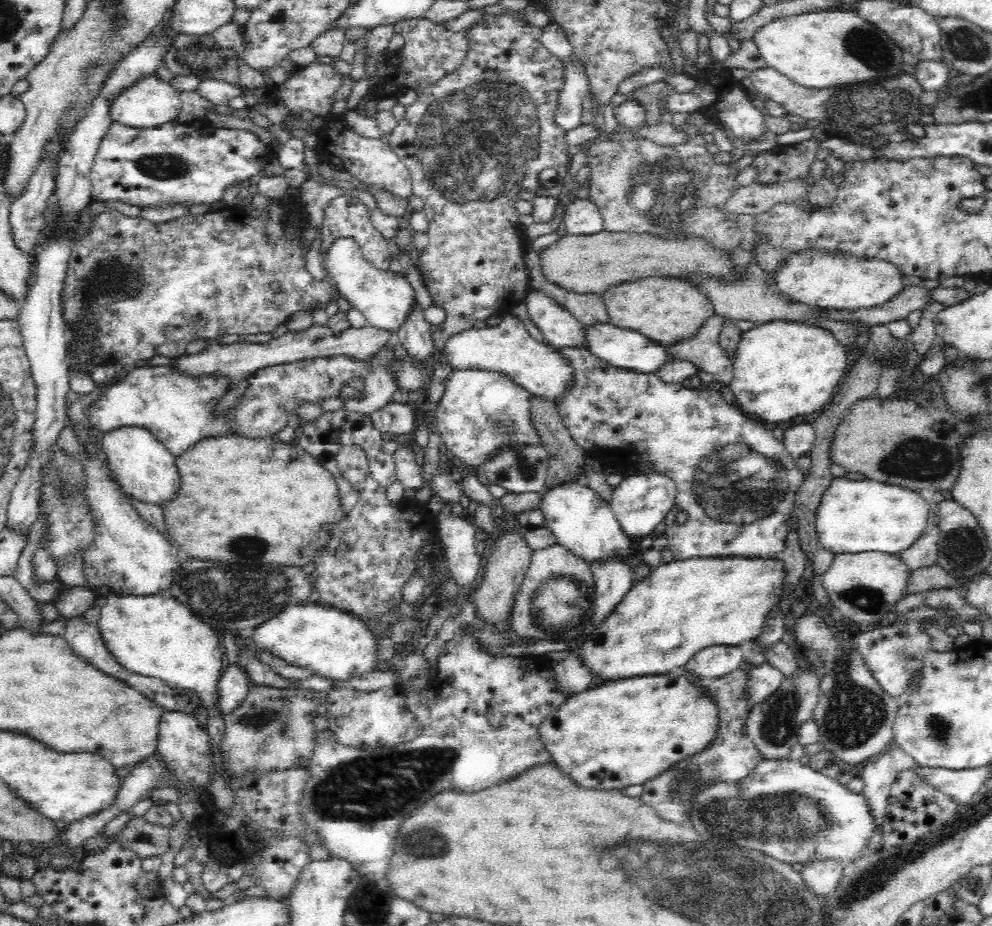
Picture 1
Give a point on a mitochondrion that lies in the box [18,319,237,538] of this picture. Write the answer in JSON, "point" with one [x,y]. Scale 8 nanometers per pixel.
{"point":[62,487]}

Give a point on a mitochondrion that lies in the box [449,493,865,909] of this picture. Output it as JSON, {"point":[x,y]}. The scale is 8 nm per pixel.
{"point":[774,819]}

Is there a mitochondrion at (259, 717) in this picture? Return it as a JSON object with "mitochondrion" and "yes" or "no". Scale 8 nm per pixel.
{"mitochondrion":"yes"}

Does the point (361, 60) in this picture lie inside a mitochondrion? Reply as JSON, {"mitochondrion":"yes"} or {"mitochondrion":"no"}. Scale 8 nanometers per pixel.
{"mitochondrion":"no"}

